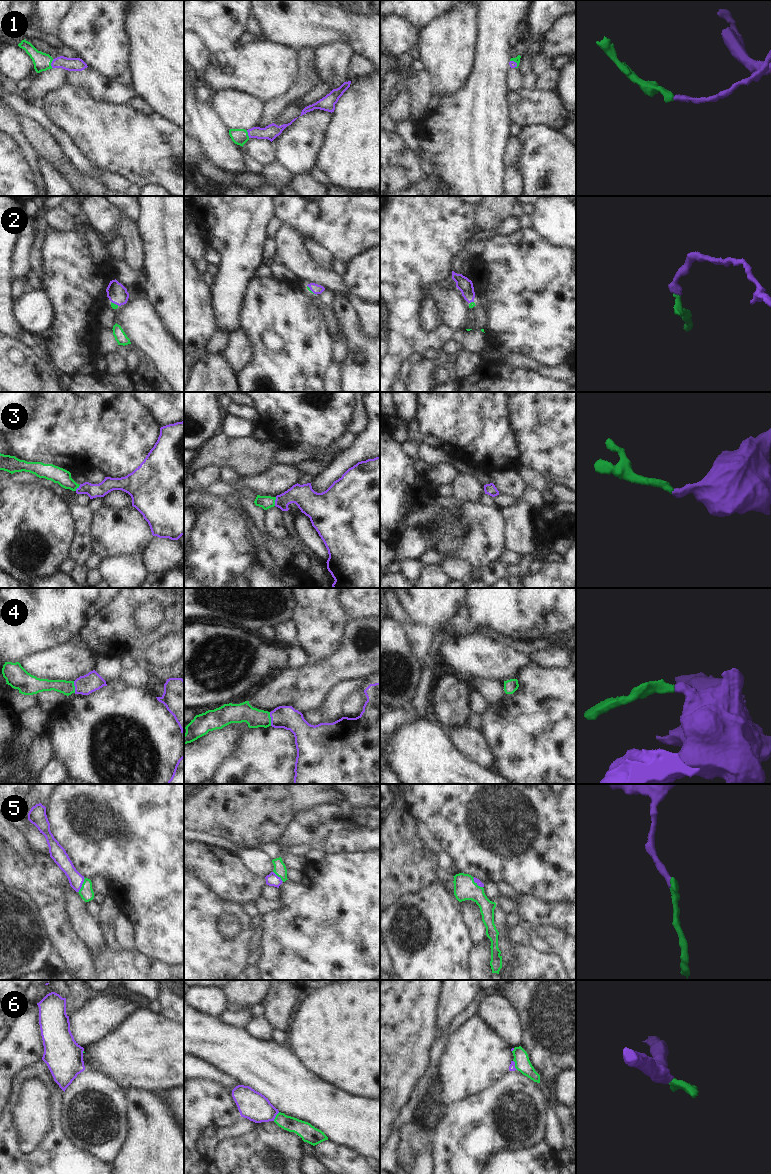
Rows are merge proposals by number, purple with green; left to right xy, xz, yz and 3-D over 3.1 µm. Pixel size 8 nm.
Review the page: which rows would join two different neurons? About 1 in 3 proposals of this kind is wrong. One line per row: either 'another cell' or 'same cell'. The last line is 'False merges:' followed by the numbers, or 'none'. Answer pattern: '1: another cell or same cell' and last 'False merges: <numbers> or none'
1: same cell
2: same cell
3: same cell
4: same cell
5: same cell
6: another cell
False merges: 6

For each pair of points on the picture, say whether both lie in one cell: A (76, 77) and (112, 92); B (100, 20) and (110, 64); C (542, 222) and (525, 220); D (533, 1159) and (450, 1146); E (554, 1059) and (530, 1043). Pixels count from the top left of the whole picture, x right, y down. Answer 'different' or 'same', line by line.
A: same
B: same
C: different
D: different
E: same

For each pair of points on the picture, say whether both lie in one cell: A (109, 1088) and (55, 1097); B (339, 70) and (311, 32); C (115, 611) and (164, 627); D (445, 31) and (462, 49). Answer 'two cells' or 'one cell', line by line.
A: two cells
B: two cells
C: one cell
D: one cell

